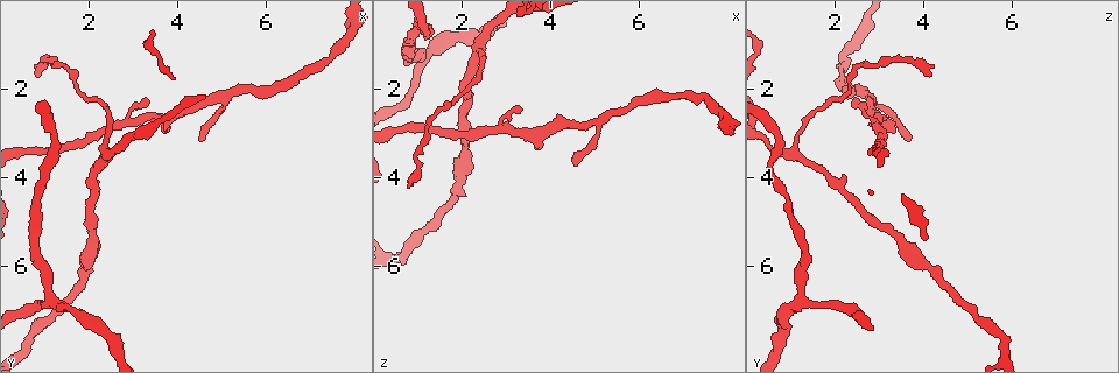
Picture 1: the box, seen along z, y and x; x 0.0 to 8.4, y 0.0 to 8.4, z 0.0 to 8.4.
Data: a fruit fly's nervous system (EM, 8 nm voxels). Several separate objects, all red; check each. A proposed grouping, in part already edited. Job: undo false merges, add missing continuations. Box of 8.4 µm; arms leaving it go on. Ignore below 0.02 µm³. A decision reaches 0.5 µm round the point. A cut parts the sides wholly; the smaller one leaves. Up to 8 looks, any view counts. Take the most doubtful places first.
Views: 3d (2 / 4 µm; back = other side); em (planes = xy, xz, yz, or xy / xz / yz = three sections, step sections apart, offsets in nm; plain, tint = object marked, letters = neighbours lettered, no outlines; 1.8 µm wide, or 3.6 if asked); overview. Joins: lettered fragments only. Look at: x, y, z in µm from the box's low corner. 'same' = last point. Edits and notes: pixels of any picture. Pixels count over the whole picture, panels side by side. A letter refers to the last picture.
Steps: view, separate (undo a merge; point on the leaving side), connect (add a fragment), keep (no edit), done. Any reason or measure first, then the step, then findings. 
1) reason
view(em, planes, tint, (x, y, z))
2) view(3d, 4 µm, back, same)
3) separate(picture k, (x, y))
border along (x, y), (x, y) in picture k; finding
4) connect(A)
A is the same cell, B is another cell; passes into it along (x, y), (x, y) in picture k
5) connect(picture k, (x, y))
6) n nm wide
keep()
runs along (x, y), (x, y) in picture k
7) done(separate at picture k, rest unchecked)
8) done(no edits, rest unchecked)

an open end
view(em, planes, letters, (0.80, 1.75, 4.10))

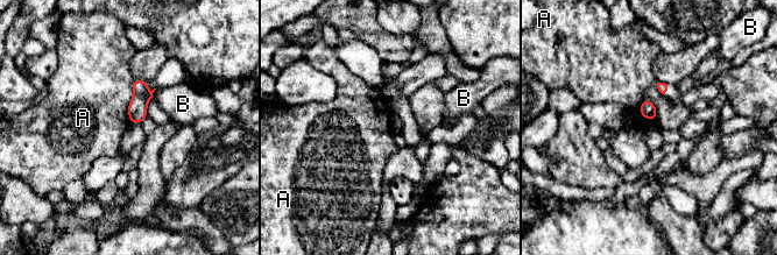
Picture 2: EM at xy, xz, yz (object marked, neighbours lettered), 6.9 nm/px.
keep()
A and B are other cells; border along (643, 99), (655, 106), (655, 119) in picture 2; no lettered fragment goes on from it

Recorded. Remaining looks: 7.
an open end
view(3d, 2 µm, (4.45, 3.20, 3.65))

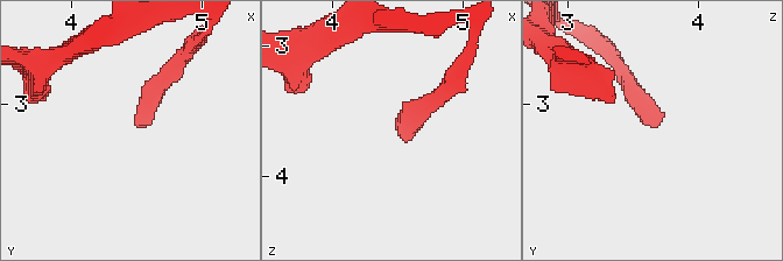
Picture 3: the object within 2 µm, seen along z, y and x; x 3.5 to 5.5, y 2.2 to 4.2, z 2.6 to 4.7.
need the tissue
view(em, planes, tint, (4.48, 3.14, 3.66))

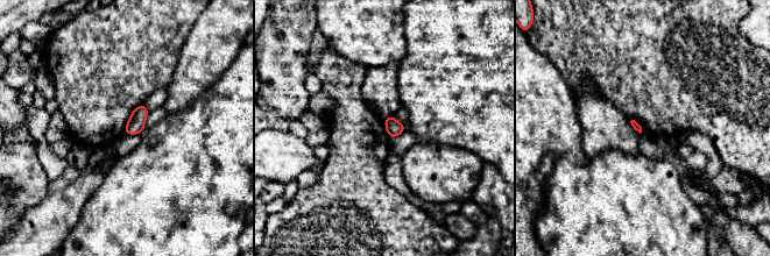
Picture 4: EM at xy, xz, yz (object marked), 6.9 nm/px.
view(em, planes, letters, same)

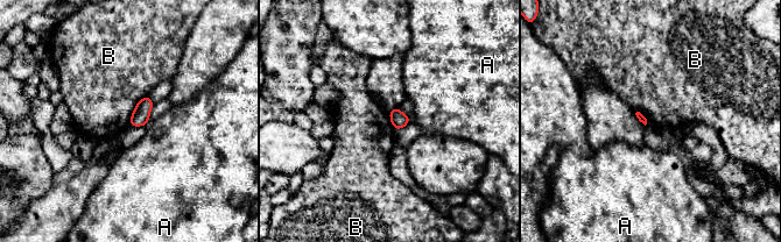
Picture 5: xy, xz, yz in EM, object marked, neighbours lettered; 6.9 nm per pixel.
keep()
A and B are other cells; border along (148, 93), (136, 104), (129, 126) in picture 5; none of them fits

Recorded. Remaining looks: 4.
branch stops here
view(3d, 4 µm, (3.25, 2.15, 2.45))

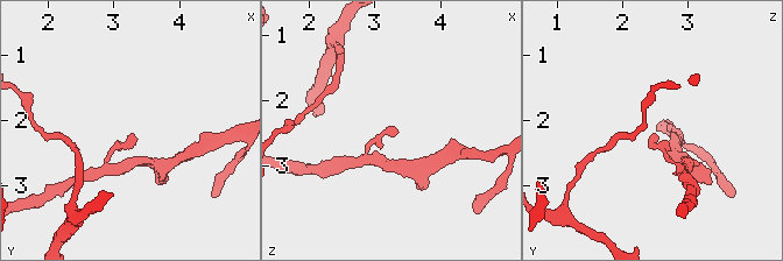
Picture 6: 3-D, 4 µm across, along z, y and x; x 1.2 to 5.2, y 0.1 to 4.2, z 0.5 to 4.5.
view(em, yz, step 4, letters, (3.30, 2.20, 2.50))

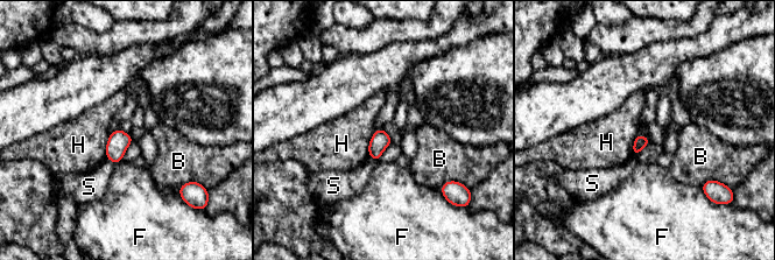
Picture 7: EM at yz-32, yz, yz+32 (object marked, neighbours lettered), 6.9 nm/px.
cut it another way
view(em, planes, letters, same)

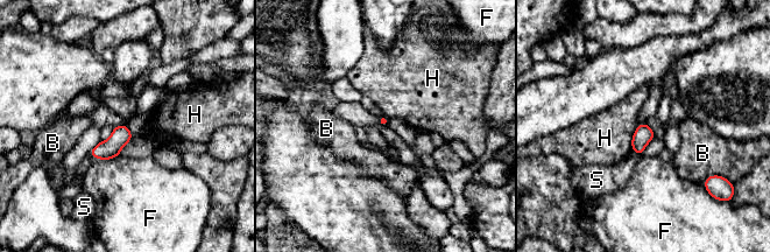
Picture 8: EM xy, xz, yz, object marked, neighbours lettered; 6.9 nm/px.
keep()
B, F, H and S are other cells; border along (638, 125), (633, 135), (631, 149) in picture 8; none of them fits

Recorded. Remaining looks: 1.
done(no edits, rest unchecked)

